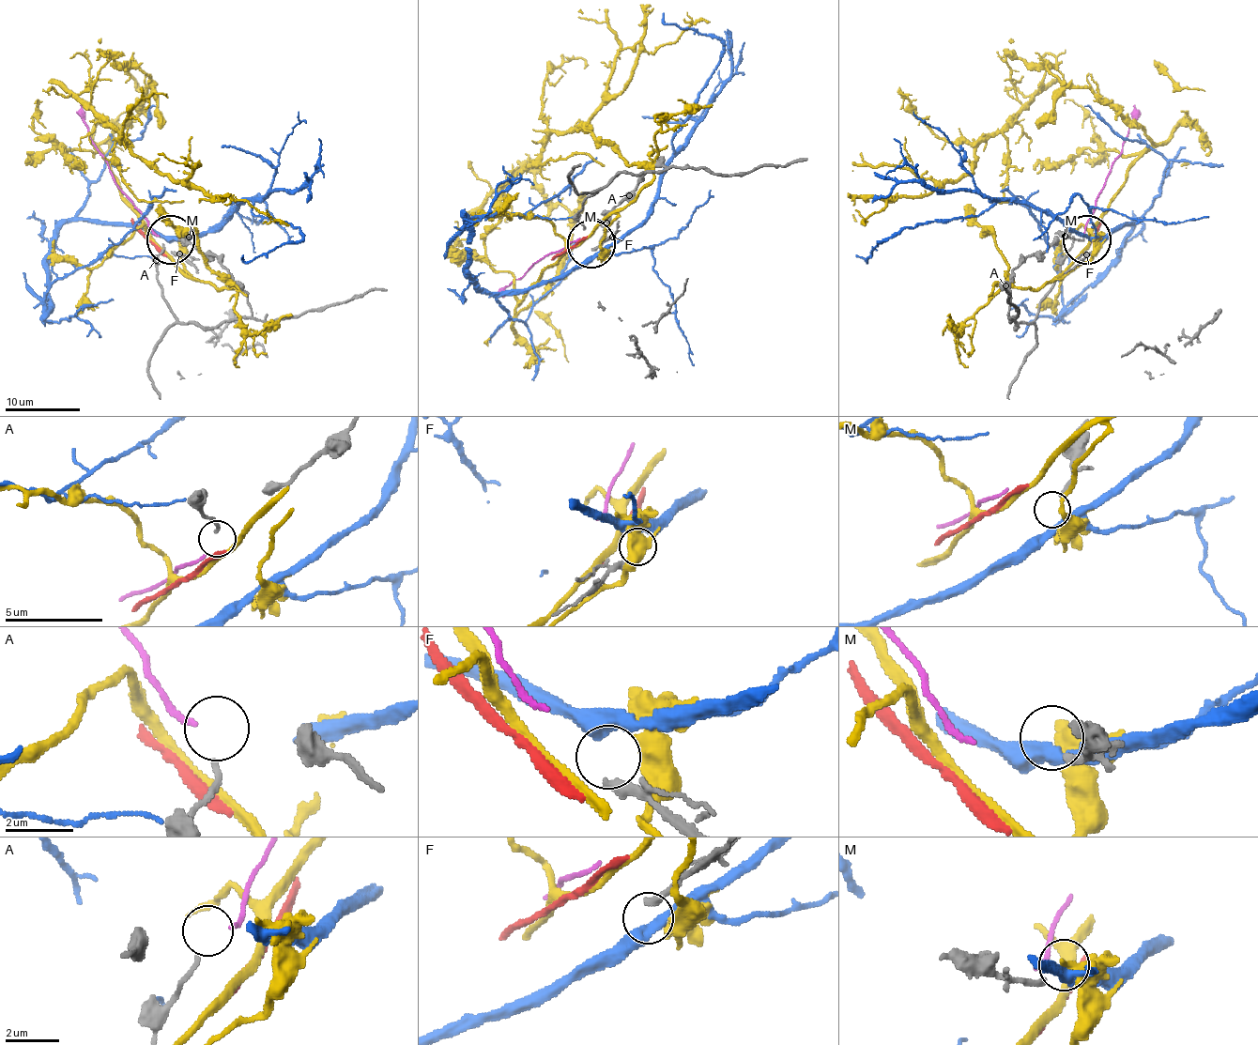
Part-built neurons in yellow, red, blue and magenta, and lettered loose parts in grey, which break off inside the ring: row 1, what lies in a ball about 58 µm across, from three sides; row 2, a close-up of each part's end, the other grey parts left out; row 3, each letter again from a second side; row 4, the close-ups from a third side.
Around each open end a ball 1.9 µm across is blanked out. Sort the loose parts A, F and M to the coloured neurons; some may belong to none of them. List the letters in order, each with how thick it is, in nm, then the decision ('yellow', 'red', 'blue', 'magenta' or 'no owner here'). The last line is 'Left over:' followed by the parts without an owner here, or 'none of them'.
A: 150 nm thick; magenta
F: 340 nm thick; blue
M: 220 nm thick; no owner here
Left over: M

